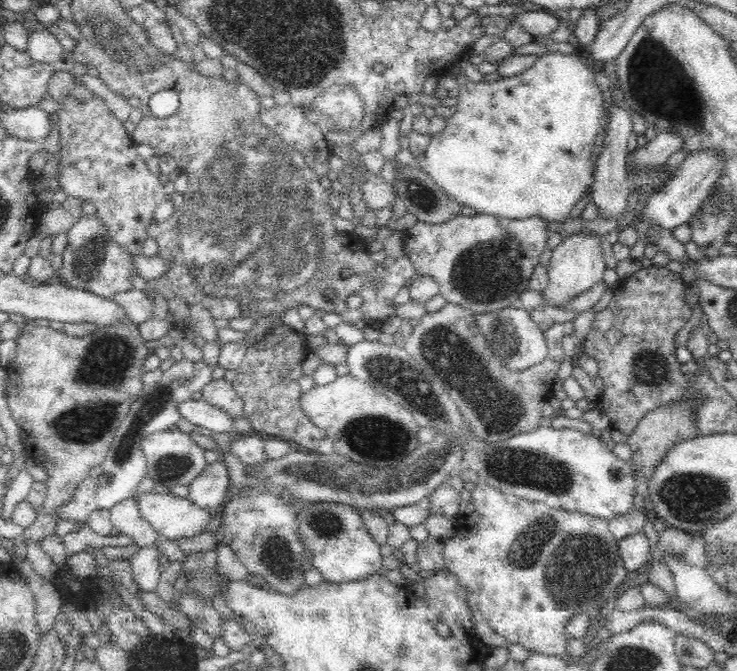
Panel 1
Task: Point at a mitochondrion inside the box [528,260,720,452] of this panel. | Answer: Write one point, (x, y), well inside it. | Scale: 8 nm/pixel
(651, 370)

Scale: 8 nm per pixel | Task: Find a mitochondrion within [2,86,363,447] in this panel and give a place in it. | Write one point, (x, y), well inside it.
(89, 258)

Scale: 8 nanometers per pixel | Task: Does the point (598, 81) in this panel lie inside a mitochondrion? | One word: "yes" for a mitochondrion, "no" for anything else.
no

